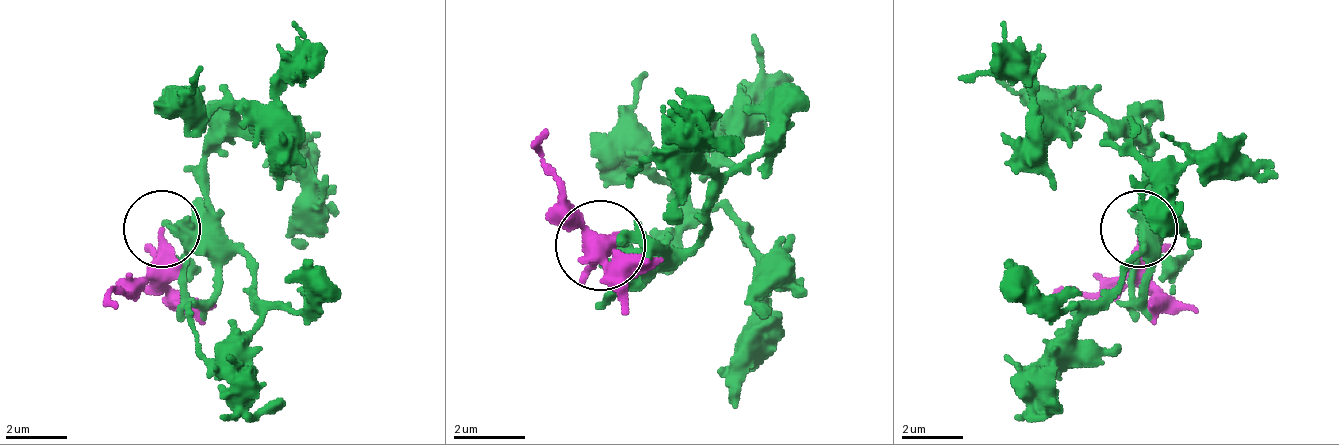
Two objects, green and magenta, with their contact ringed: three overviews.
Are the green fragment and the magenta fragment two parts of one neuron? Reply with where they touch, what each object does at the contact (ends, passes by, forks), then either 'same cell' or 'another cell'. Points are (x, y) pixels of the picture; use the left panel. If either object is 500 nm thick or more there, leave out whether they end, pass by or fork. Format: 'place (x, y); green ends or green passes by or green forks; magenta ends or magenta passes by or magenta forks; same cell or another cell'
place (162, 228); green ends; magenta ends; another cell

